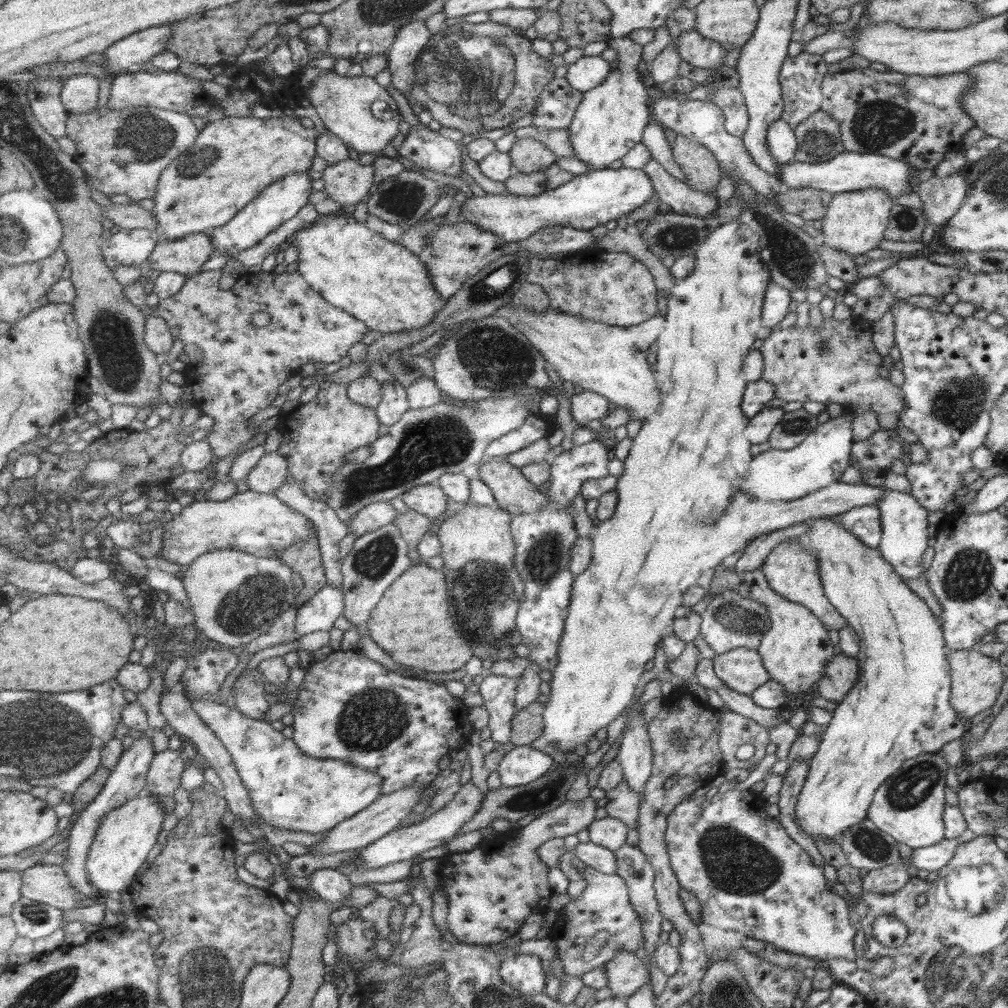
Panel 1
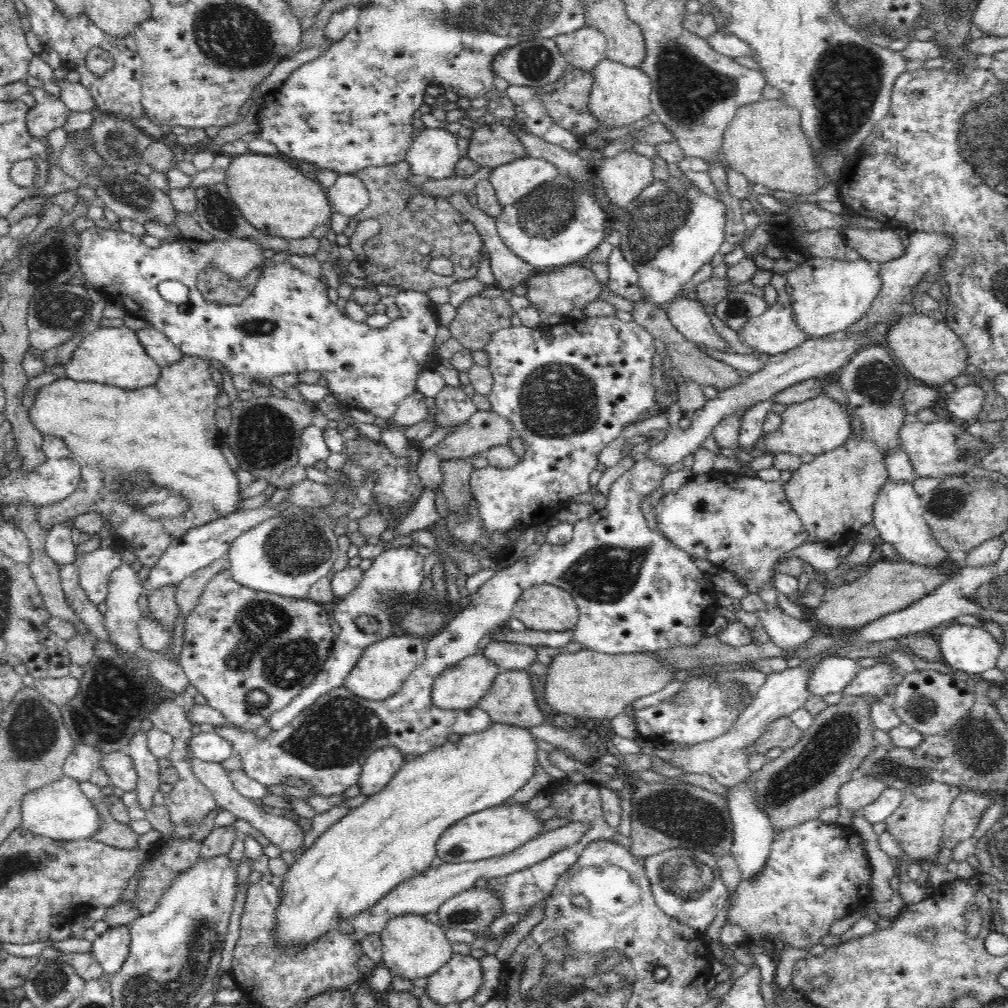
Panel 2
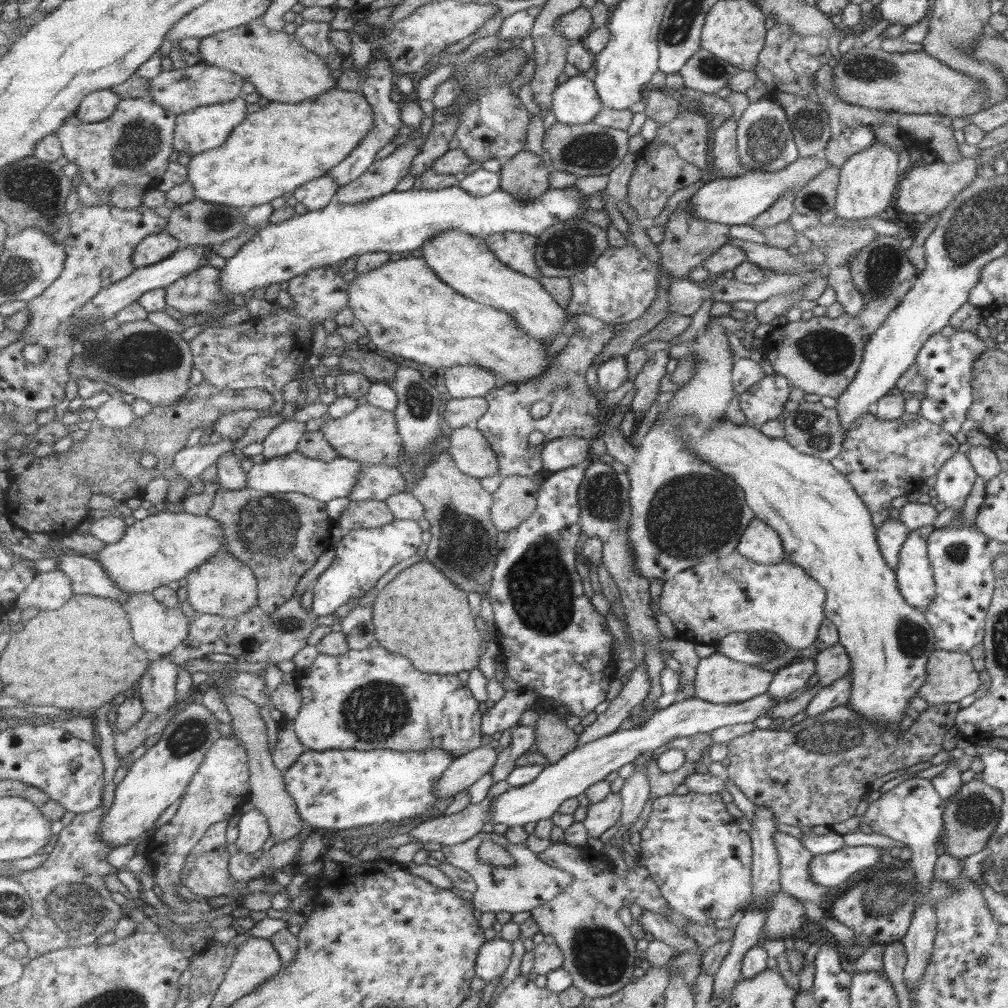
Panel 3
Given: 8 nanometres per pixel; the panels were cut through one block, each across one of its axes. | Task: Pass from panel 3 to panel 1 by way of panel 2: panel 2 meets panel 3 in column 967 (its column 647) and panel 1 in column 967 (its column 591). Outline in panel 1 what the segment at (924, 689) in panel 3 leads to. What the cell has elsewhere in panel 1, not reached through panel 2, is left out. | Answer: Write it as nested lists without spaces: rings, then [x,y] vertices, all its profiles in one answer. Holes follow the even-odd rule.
[[[975,648],[966,651],[946,651],[945,658],[950,672],[949,705],[959,718],[969,719],[995,704],[1004,682],[1001,664],[997,659],[989,658]]]

